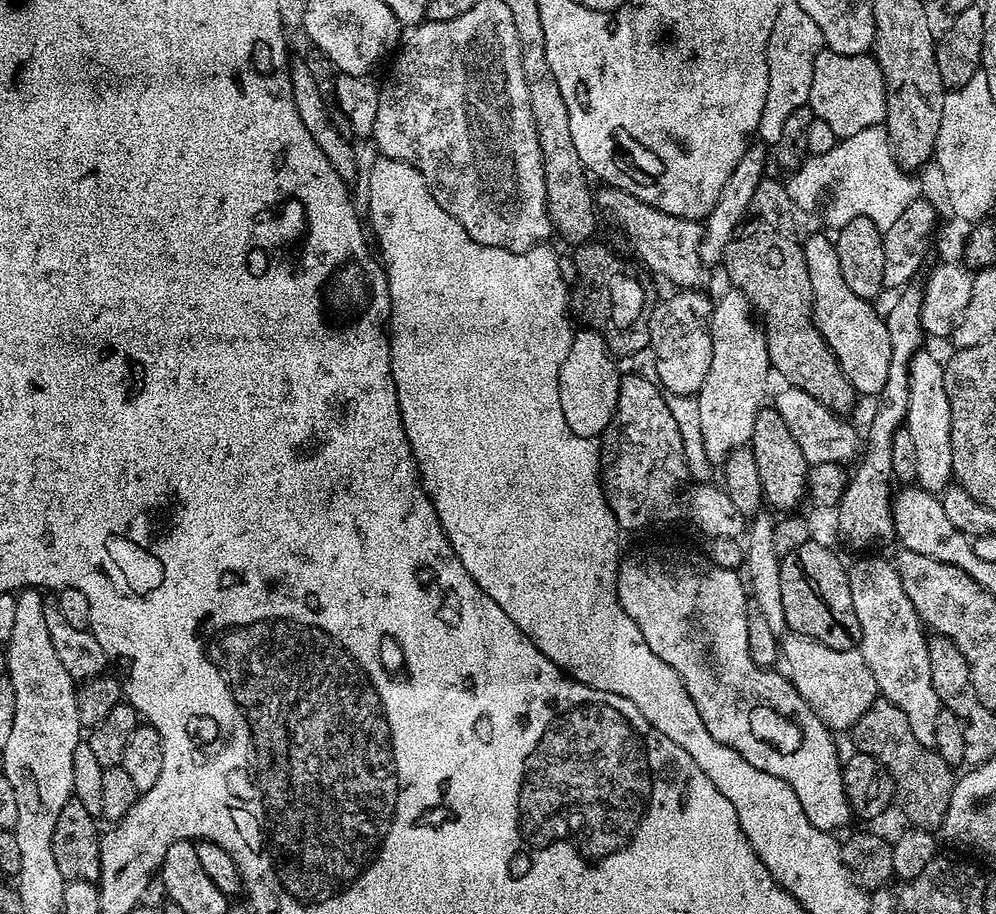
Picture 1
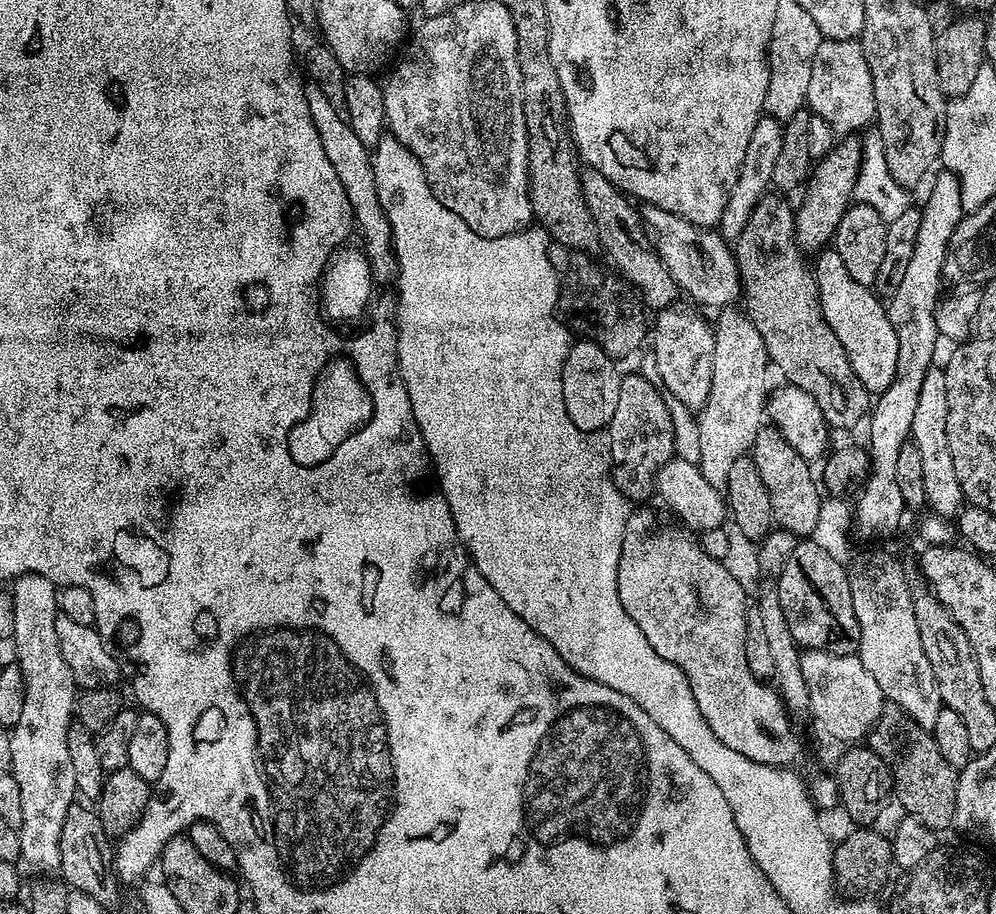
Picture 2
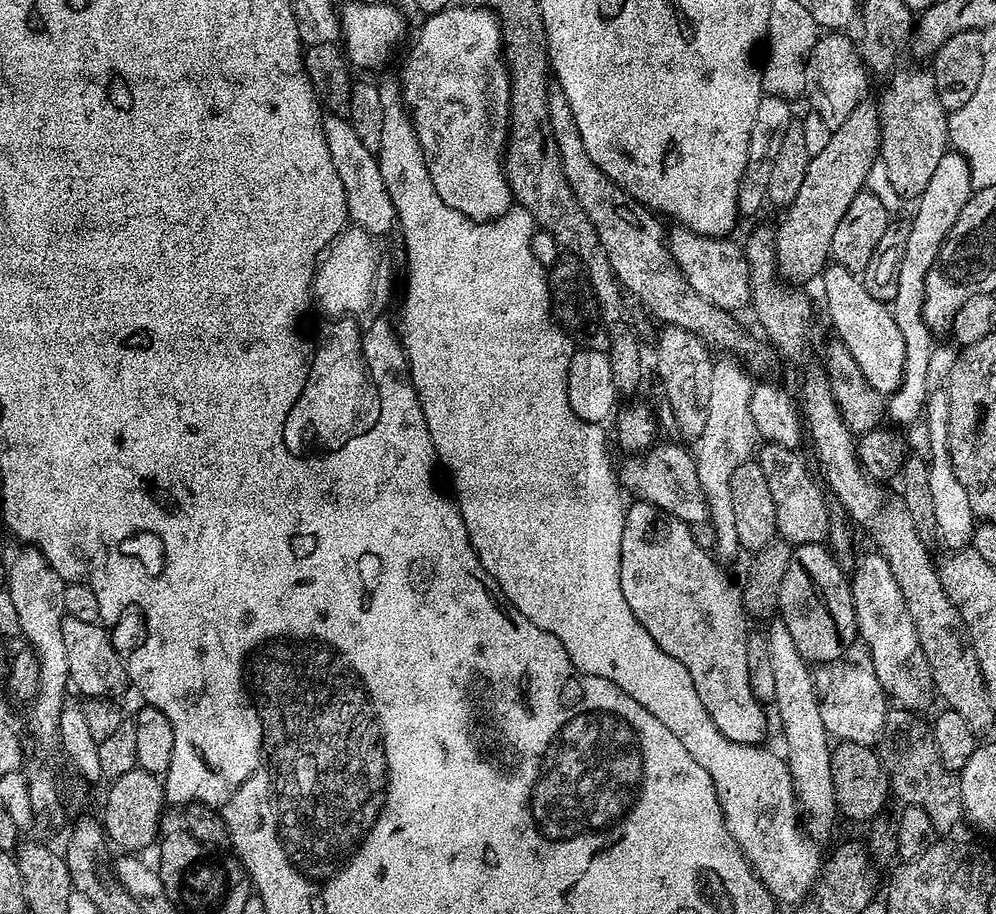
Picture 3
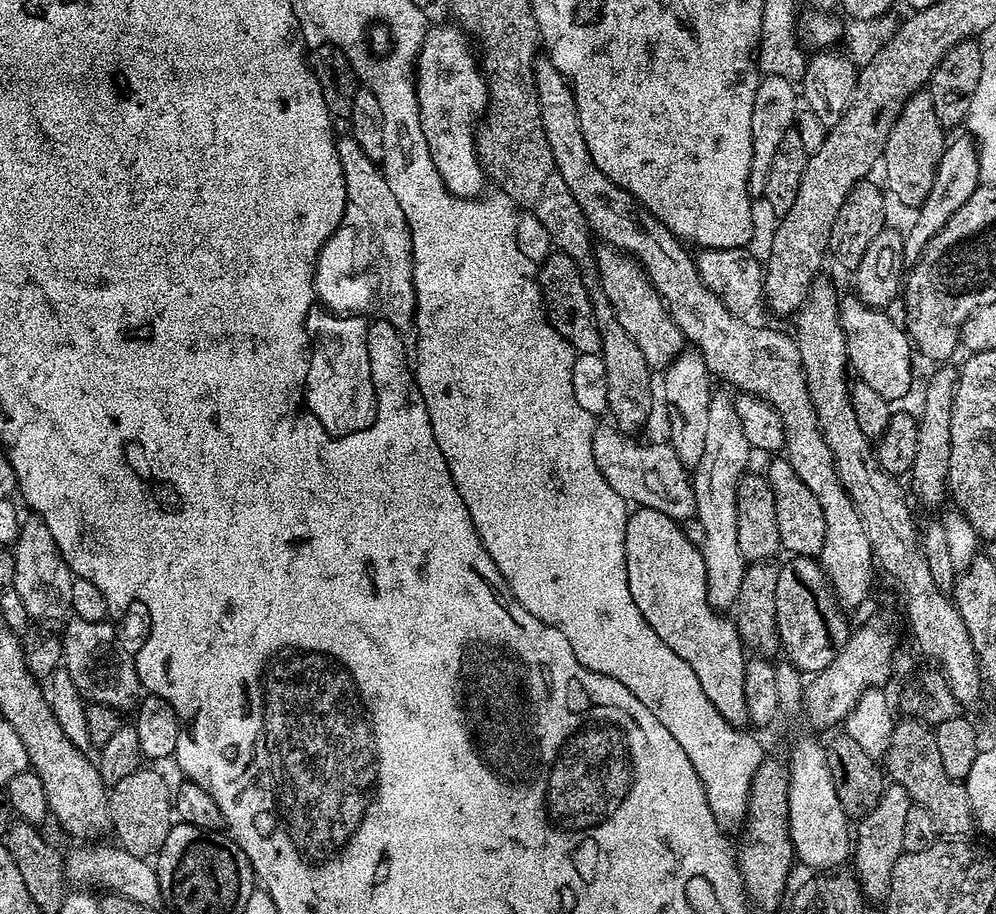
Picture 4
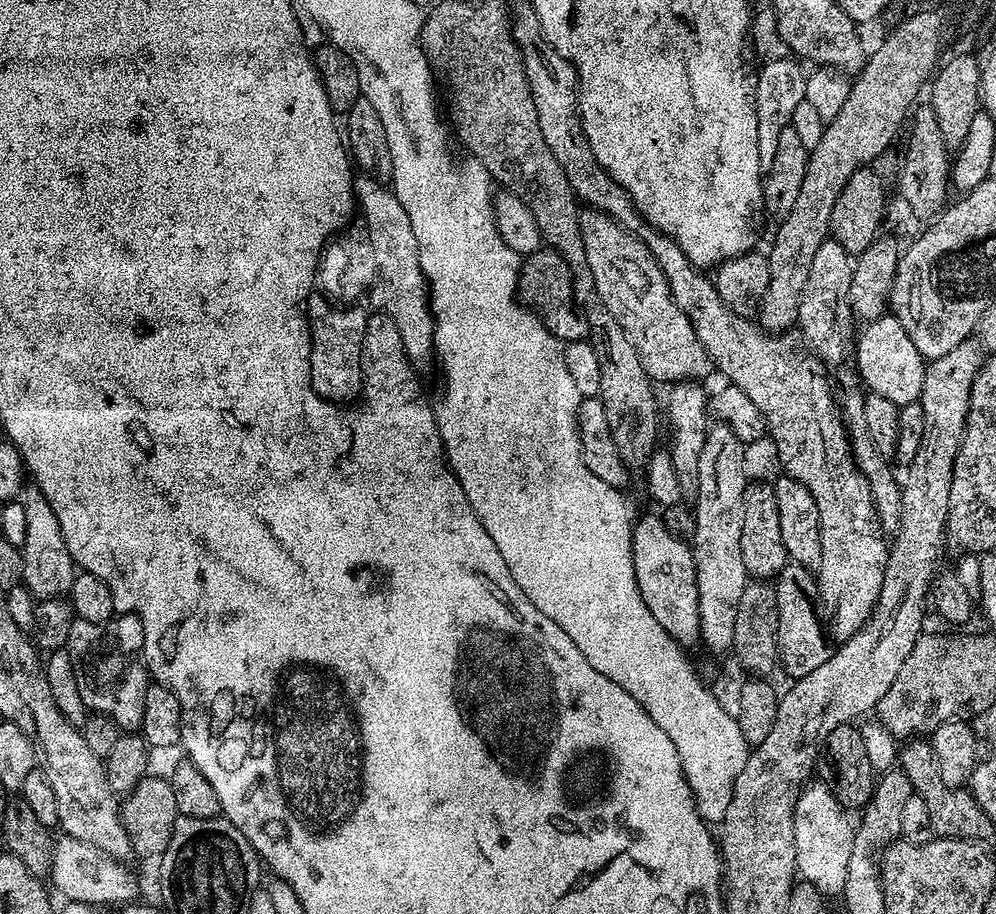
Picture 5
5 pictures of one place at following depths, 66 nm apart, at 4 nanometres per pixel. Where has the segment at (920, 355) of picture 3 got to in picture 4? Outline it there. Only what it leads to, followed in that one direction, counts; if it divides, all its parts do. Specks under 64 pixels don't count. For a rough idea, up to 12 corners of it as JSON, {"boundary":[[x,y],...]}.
{"boundary":[[951,139],[904,237],[913,264],[980,185],[976,140]]}

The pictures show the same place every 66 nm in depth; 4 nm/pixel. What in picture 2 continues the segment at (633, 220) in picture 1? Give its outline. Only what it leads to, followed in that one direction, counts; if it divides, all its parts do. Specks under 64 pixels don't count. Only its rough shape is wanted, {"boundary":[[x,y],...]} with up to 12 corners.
{"boundary":[[653,204],[652,249],[683,295],[715,310],[741,299],[719,231]]}

